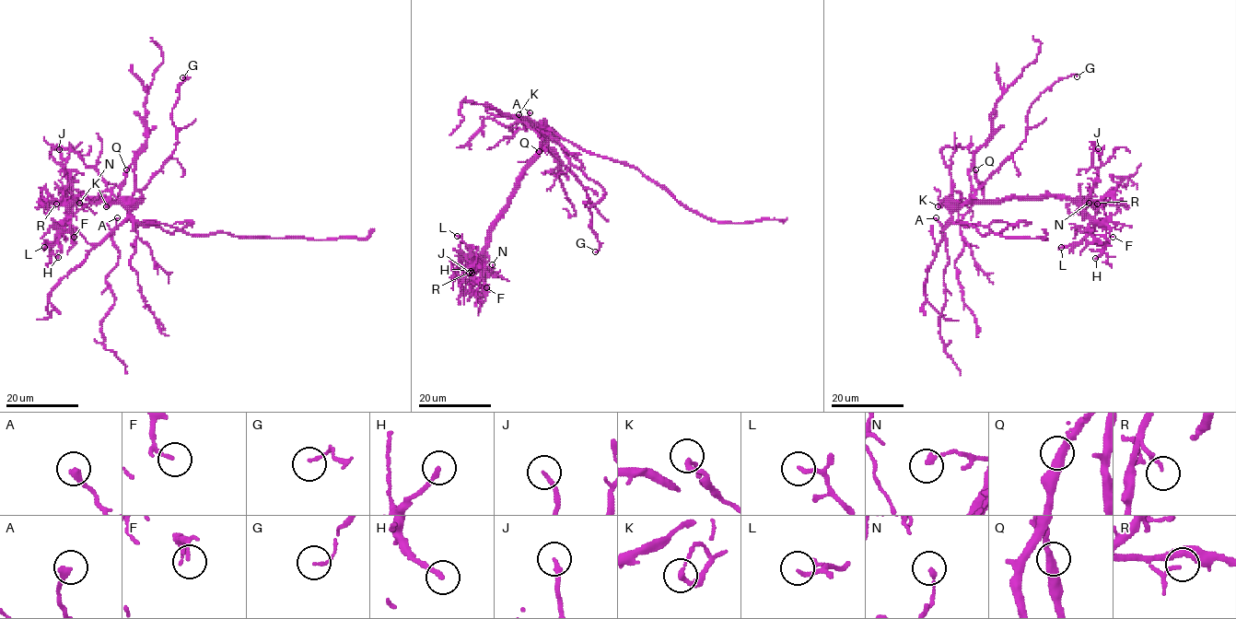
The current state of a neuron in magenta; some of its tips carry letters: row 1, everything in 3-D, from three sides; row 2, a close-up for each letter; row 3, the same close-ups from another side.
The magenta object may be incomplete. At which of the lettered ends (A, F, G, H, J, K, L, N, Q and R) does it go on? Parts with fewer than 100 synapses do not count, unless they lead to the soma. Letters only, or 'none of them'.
none of them

